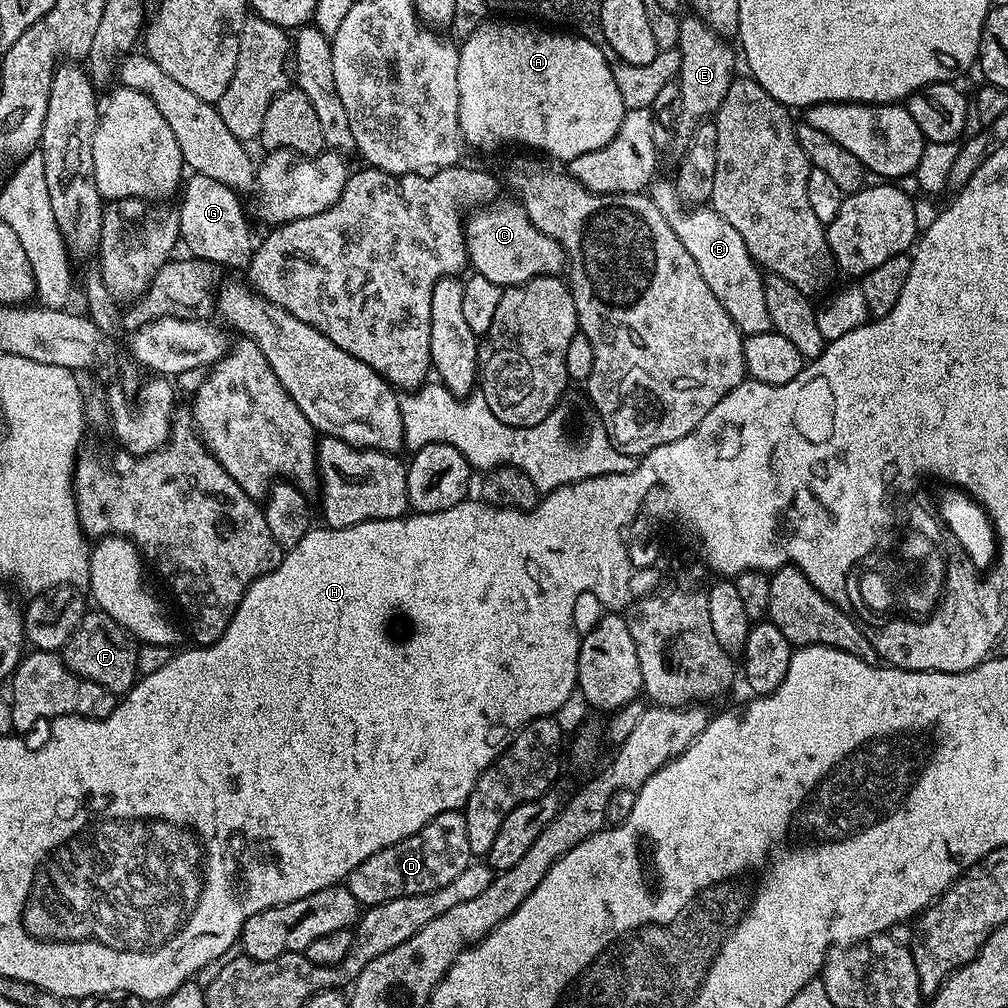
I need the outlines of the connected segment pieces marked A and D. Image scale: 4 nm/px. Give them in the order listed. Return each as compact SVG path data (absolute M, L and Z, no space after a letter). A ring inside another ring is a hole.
M492 23L478 26L478 30L463 37L459 45L458 90L463 143L469 149L481 148L484 152L494 151L499 144L525 144L528 147L525 149L549 152L560 162L606 146L606 142L614 138L626 109L618 92L613 65L604 56L604 48L568 30L543 32L524 24Z
M463 811L447 812L426 822L426 826L410 838L370 854L370 858L366 858L348 875L346 886L357 904L381 904L394 898L438 890L446 886L446 882L454 882L454 878L458 878L458 874L462 874L462 870L466 870L473 860Z

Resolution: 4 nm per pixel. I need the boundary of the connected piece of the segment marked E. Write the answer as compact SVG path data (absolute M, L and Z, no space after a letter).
M694 14L679 17L680 29L676 48L681 52L681 70L678 81L682 92L682 106L688 116L696 118L711 117L722 106L722 98L726 98L726 90L730 90L734 72L734 51L725 37L720 36L706 22L702 22Z

